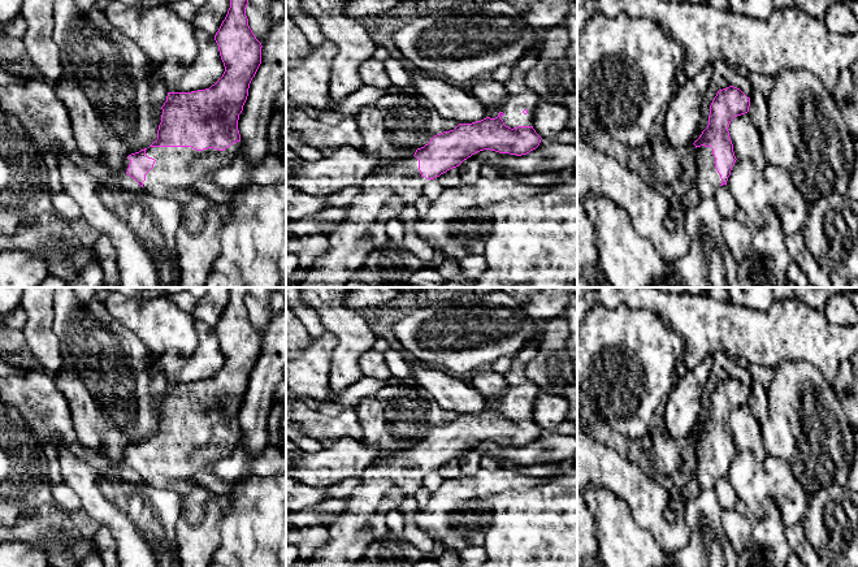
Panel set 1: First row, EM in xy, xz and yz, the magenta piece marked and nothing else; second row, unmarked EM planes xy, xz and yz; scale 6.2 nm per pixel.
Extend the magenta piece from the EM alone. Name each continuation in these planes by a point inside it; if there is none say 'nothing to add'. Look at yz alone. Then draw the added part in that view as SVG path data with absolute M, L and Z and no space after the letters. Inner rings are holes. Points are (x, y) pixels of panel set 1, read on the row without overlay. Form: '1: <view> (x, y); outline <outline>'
1: yz (709, 471); outline M697 438L694 450L698 467L696 477L682 488L685 501L697 498L703 489L712 489L716 480L722 476L720 466L715 459L715 449L711 438Z

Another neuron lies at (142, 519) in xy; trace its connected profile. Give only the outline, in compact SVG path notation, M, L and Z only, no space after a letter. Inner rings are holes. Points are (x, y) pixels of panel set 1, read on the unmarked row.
M62 446L58 450L62 480L81 498L82 508L100 525L105 525L116 541L118 567L179 567L176 524L182 511L181 497L169 488L156 489L126 464L96 469L77 453Z

